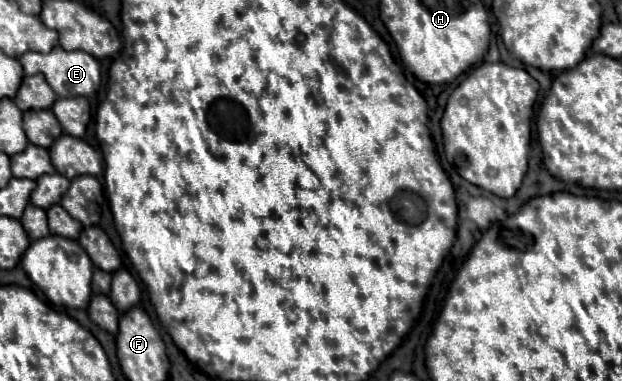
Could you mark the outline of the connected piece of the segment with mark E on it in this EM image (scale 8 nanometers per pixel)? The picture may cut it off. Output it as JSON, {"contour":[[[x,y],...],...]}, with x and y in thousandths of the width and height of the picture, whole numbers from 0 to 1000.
{"contour":[[[88,121],[79,142],[66,142],[66,136],[40,136],[31,163],[37,168],[37,184],[43,199],[56,199],[56,194],[69,194],[76,220],[98,252],[146,252],[159,236],[162,220],[162,189],[159,189],[159,163],[130,131],[121,136],[108,136],[98,121]]]}

